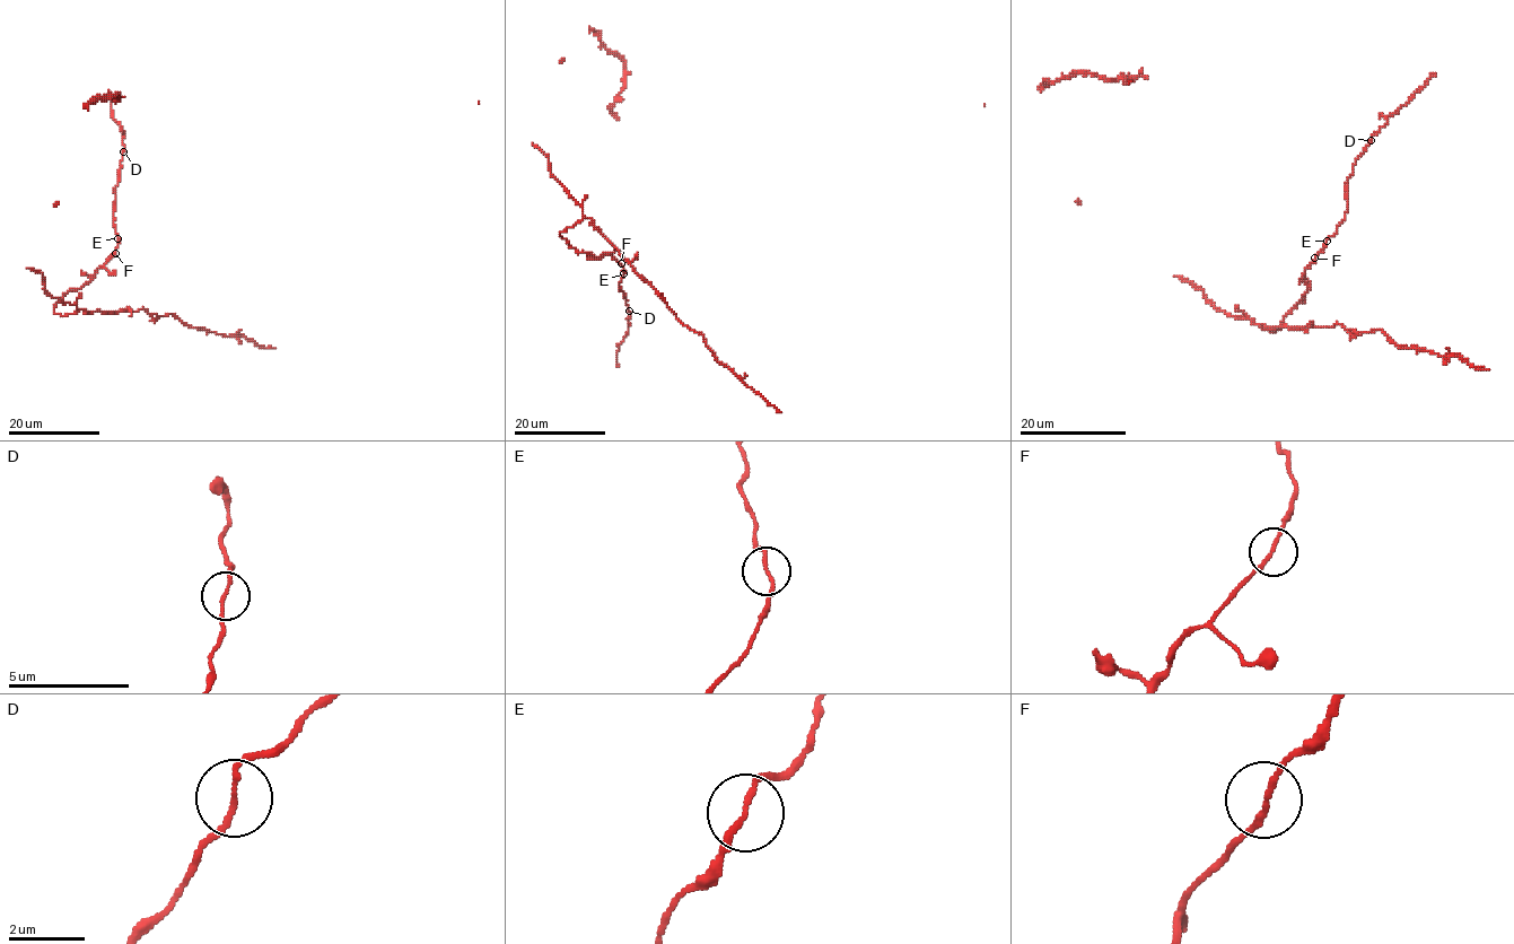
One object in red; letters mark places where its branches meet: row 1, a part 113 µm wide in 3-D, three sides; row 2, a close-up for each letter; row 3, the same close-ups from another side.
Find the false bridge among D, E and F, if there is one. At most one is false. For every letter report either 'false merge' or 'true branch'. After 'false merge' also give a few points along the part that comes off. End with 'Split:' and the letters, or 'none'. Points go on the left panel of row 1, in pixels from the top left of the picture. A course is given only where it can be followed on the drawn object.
D: true branch
E: true branch
F: true branch
Split: none

